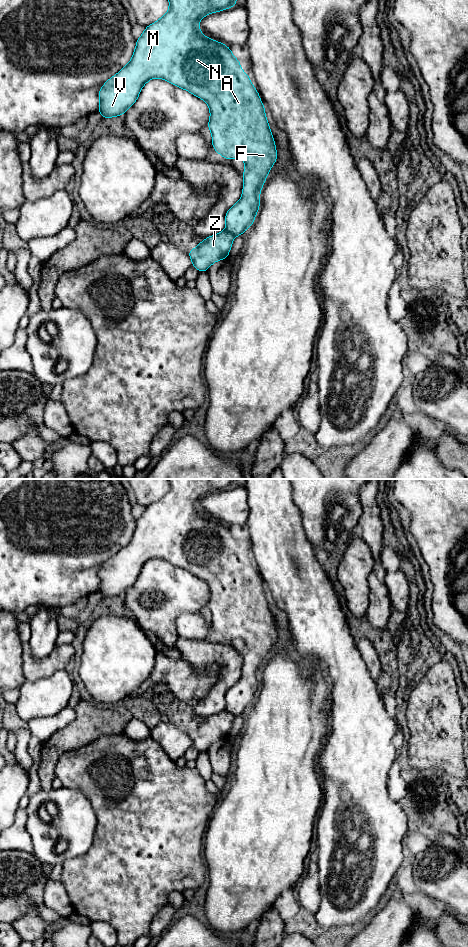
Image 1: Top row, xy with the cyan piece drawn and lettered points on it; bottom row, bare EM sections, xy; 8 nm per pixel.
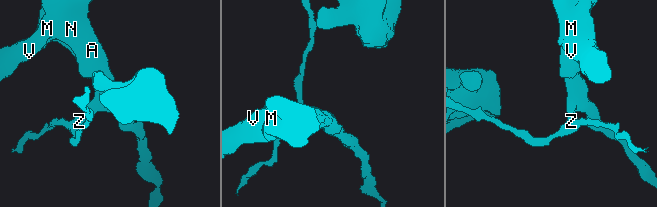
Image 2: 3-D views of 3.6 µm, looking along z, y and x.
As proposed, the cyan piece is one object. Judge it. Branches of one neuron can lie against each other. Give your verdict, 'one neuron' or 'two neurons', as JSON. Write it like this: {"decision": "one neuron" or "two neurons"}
{"decision": "two neurons"}

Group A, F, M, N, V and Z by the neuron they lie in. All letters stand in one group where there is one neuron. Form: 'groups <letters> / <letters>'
groups A F M N V / Z

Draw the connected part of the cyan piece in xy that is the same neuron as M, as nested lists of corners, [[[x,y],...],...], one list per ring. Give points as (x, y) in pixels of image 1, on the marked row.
[[[169,0],[168,12],[158,21],[148,25],[136,40],[136,48],[130,62],[108,79],[98,92],[100,100],[98,112],[105,119],[122,117],[124,112],[137,101],[142,87],[153,78],[164,79],[208,104],[210,120],[207,127],[212,134],[214,150],[226,159],[241,158],[245,162],[241,199],[229,208],[225,215],[226,230],[234,236],[243,235],[246,229],[253,225],[260,207],[260,191],[270,169],[277,161],[275,141],[257,89],[253,87],[248,74],[242,71],[240,61],[233,56],[231,49],[223,43],[204,36],[199,28],[199,22],[203,17],[232,8],[236,3],[237,0]]]

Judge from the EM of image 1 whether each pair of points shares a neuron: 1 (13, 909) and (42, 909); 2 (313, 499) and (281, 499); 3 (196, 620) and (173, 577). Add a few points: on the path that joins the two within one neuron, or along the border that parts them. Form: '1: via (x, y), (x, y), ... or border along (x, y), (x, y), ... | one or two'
1: via (20, 904), (35, 904) | one
2: border along (292, 489), (292, 498), (300, 512), (302, 521) | two
3: border along (199, 611), (181, 614), (176, 620), (175, 628) | two

